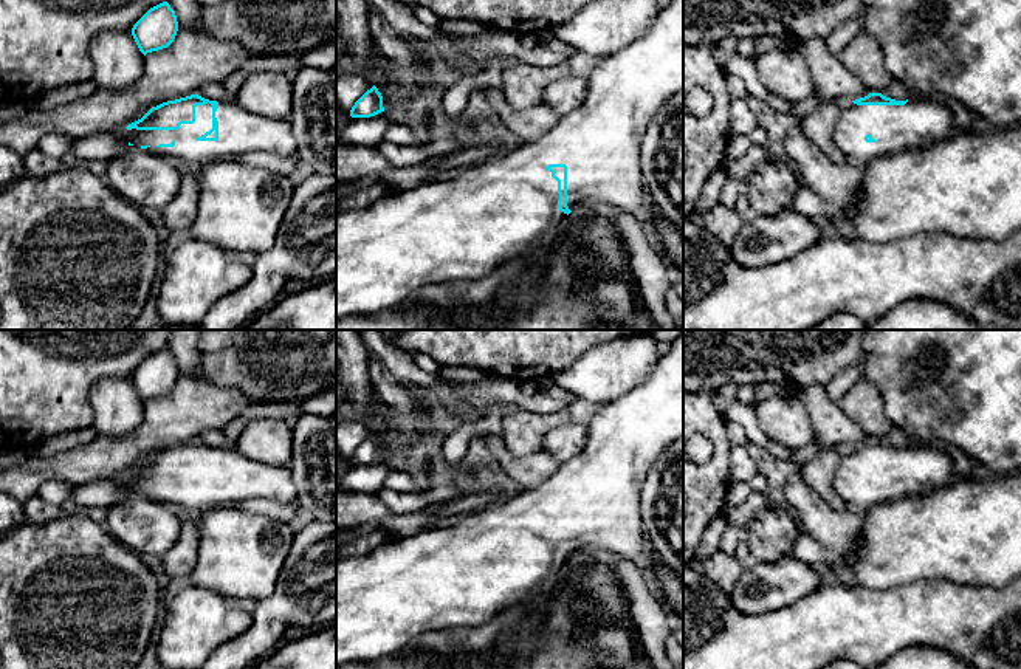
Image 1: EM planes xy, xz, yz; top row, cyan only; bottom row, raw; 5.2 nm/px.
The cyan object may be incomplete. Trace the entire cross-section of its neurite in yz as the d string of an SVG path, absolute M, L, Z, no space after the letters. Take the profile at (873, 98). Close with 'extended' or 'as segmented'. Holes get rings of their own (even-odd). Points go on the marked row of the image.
M869 93L865 98L844 102L835 124L834 141L847 161L865 167L886 155L930 147L953 133L948 98L911 94L906 101L896 101L882 93Z | extended

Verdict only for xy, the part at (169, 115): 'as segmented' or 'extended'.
extended

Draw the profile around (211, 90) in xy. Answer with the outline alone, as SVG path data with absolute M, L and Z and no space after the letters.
M206 82L195 94L217 102L229 101L222 82Z

